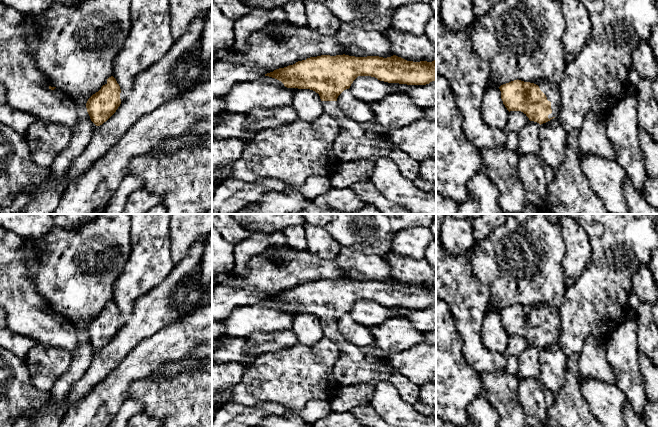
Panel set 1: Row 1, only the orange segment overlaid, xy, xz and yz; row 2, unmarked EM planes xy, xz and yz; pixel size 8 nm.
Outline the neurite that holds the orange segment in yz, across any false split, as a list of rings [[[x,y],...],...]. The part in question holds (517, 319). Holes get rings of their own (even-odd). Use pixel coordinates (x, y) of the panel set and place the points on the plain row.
[[[514,304],[499,311],[503,328],[510,335],[523,336],[540,349],[557,342],[561,333],[560,311],[547,305],[536,308]]]

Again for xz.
[[[321,279],[298,285],[293,289],[279,292],[265,298],[281,305],[287,312],[310,313],[319,318],[325,336],[333,341],[340,356],[335,365],[334,377],[340,387],[358,384],[378,385],[381,382],[391,384],[407,403],[414,405],[419,401],[419,386],[405,378],[399,372],[387,365],[380,358],[363,354],[360,348],[348,342],[338,331],[337,322],[346,313],[349,313],[358,300],[371,300],[388,307],[407,309],[426,309],[436,305],[436,283],[432,286],[407,285],[393,279],[383,282],[379,280],[355,281],[349,279]]]

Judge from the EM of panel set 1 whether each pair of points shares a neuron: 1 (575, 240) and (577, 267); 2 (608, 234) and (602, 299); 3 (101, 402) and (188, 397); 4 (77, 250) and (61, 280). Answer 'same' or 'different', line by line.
1: same
2: same
3: different
4: same

